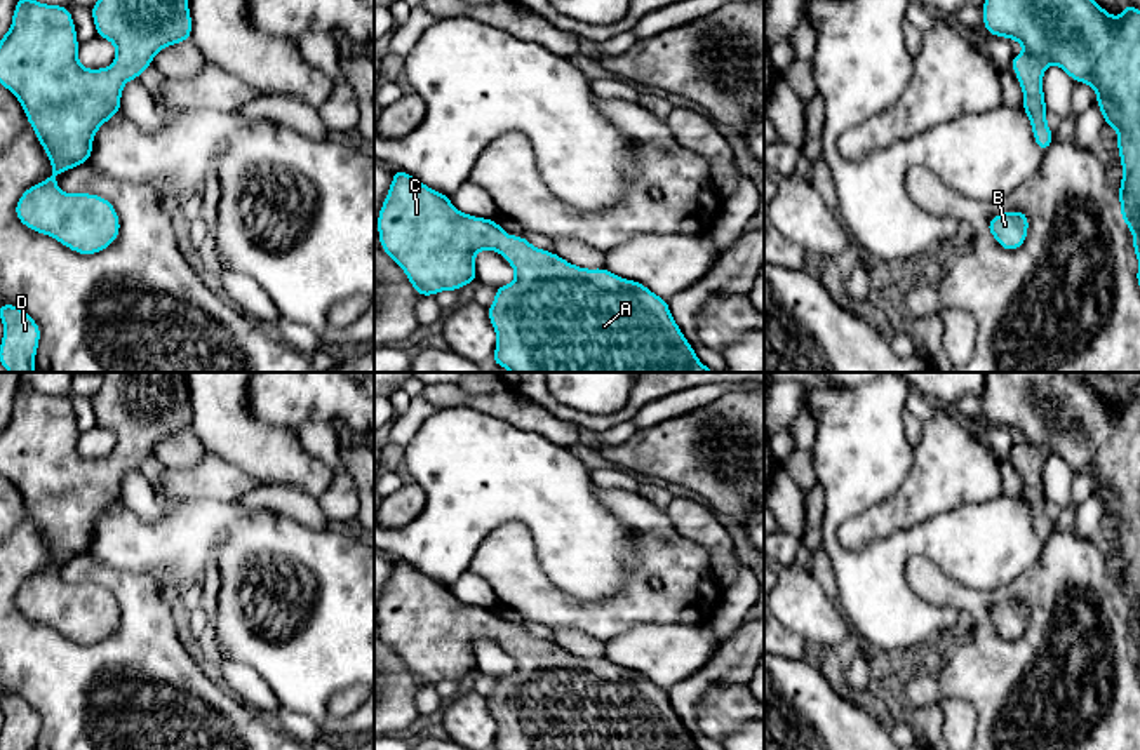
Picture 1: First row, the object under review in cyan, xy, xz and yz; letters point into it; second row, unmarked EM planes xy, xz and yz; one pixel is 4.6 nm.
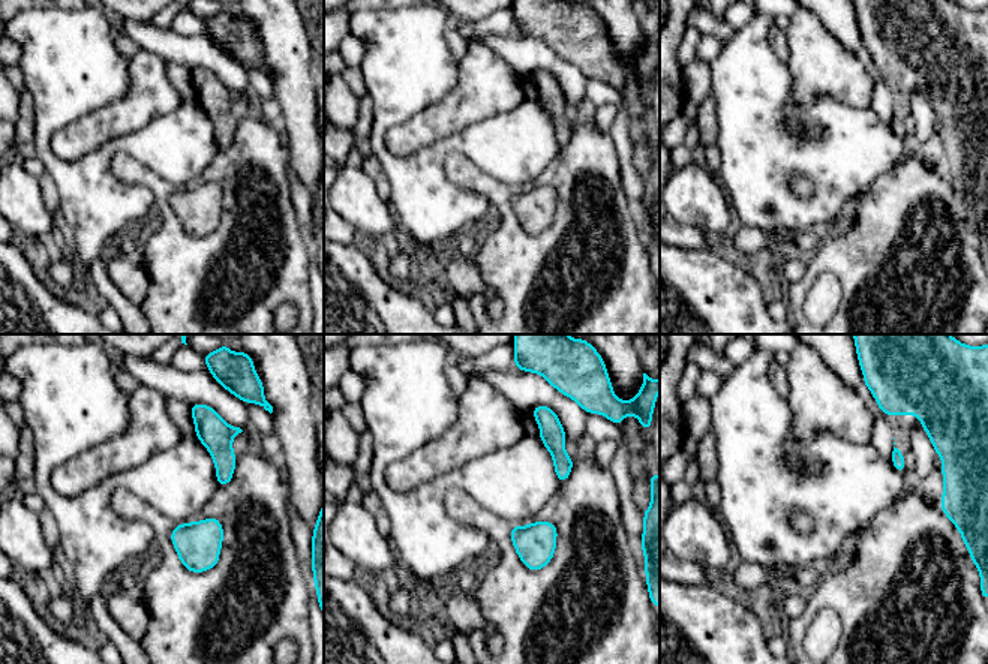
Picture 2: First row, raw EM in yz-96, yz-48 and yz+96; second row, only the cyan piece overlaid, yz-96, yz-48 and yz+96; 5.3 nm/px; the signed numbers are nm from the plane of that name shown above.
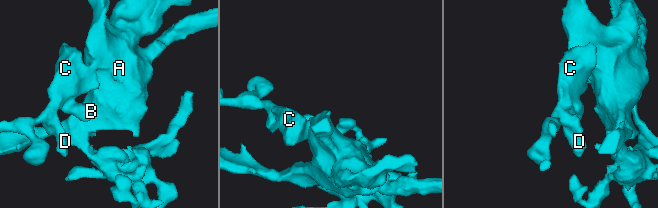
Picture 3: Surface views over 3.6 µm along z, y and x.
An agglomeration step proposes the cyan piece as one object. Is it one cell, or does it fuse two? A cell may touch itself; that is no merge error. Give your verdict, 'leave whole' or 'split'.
leave whole

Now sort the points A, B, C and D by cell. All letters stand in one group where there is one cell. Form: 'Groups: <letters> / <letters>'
Groups: A B C D

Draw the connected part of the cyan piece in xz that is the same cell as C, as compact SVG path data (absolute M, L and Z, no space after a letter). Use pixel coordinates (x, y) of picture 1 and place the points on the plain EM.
M393 560L393 569L378 604L381 639L404 660L419 686L440 680L459 680L477 670L475 642L496 640L515 660L515 670L498 675L493 694L486 700L496 720L493 750L700 750L675 713L667 689L644 673L627 670L606 658L580 658L555 642L538 639L527 628L506 625L494 611L459 602L449 585L428 578L404 560Z

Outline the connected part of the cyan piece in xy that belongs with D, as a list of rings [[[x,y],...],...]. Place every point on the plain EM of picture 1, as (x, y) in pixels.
[[[0,694],[3,727],[0,750],[35,750],[40,733],[40,715],[16,694]]]

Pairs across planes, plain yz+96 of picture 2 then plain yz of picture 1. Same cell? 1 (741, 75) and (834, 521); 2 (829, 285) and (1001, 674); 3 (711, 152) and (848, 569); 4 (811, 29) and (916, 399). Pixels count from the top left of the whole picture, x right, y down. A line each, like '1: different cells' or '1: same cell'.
1: same cell
2: different cells
3: different cells
4: different cells

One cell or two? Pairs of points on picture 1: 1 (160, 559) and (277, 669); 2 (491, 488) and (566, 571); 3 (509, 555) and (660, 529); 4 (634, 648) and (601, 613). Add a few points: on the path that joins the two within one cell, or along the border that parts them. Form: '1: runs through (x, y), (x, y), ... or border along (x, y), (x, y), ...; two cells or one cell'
1: runs through (202, 557), (218, 557), (232, 571), (244, 627); one cell
2: runs through (516, 496), (566, 547); one cell
3: border along (677, 535), (669, 540), (653, 540); two cells
4: border along (660, 623), (637, 623), (604, 642); two cells

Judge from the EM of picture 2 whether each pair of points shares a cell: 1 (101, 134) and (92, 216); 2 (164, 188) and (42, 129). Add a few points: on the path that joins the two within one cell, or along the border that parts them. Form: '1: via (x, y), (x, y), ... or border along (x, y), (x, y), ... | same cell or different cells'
1: border along (131, 132), (111, 138), (77, 159), (66, 161) | different cells
2: border along (117, 153), (111, 165), (113, 174), (140, 186) | different cells

